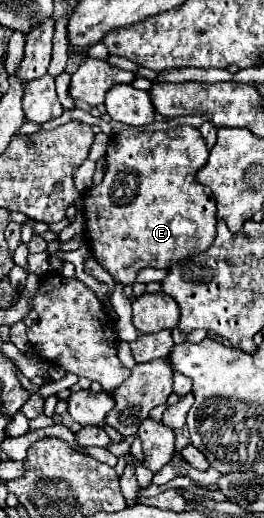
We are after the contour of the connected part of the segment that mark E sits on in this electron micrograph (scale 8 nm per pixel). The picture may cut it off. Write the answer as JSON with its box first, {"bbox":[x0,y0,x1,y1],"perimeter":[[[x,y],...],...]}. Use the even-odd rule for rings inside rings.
{"bbox":[84,127,216,285],"perimeter":[[[176,127],[148,133],[142,129],[122,129],[110,139],[108,169],[102,183],[90,187],[84,195],[86,245],[92,257],[122,285],[134,285],[136,275],[146,267],[168,269],[194,253],[206,251],[216,237],[216,201],[208,187],[196,181],[196,173],[208,159],[208,147],[194,127]]]}

